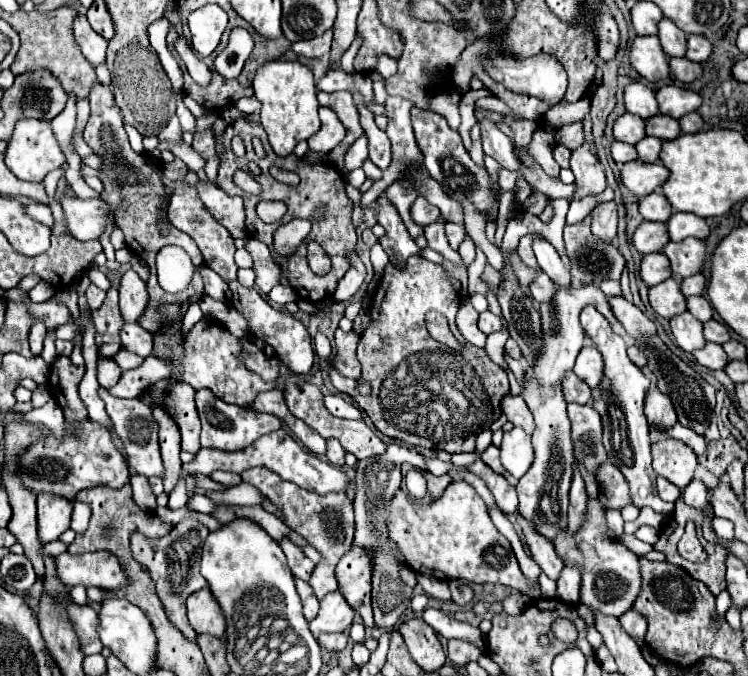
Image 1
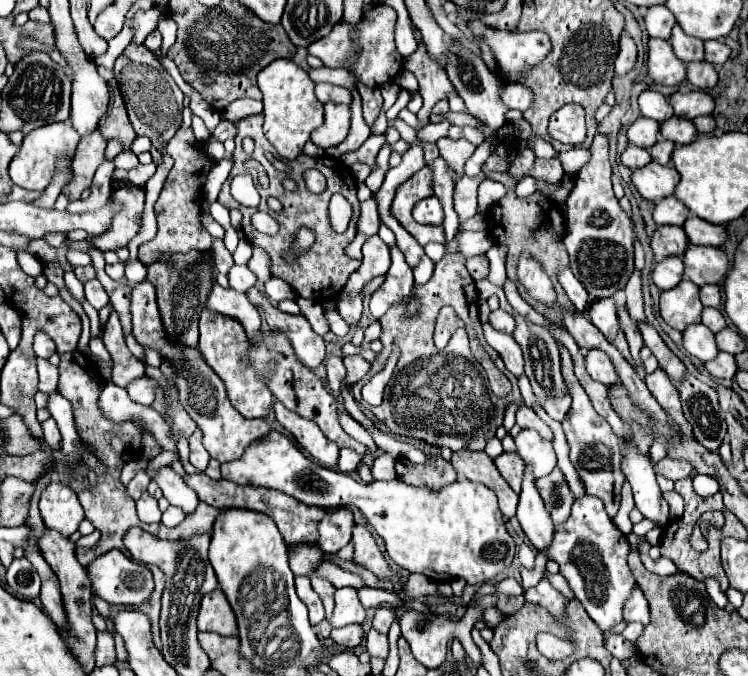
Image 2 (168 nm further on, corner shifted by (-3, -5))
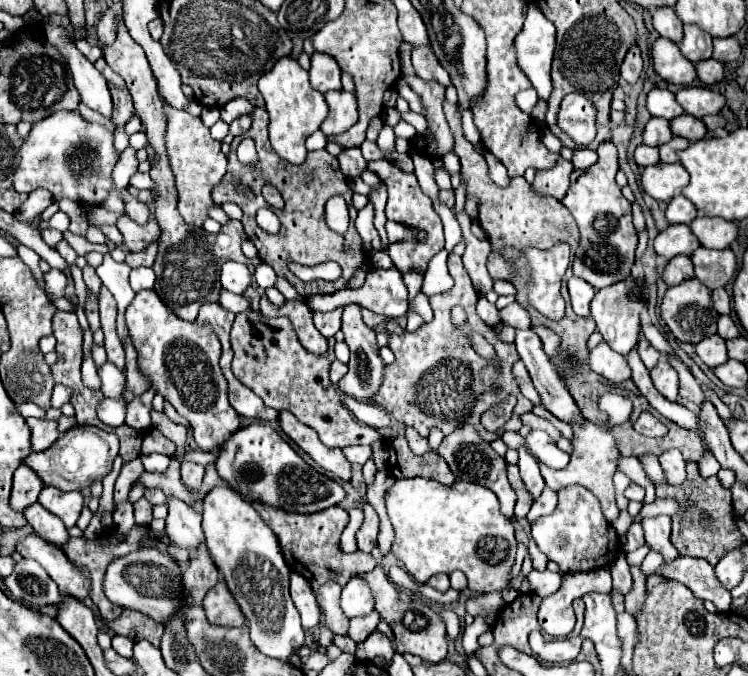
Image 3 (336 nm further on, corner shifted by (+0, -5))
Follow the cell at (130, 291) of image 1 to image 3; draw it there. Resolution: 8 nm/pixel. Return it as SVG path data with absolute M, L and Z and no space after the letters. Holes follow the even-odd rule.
M154 290L138 292L136 298L128 304L126 326L130 330L130 340L138 352L138 370L144 374L150 388L154 388L156 394L160 394L164 400L168 400L176 408L176 412L190 422L192 432L194 432L194 440L204 452L220 450L220 446L232 436L232 432L236 432L240 428L240 416L228 402L226 378L224 378L220 364L218 364L220 354L222 354L222 346L220 346L218 336L212 332L212 328L208 324L198 324L196 320L194 322L180 320L160 300L160 296Z

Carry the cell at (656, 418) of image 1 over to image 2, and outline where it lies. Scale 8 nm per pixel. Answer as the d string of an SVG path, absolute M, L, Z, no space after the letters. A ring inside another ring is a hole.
M655 370L653 374L645 376L645 384L649 388L649 392L653 394L653 398L661 404L663 410L673 410L679 412L681 410L681 402L679 402L679 392L675 390L675 386L669 382L669 376L663 370Z

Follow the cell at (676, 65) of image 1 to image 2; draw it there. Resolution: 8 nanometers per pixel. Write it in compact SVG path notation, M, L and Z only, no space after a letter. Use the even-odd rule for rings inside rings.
M689 62L687 80L695 88L713 88L717 84L717 70L709 62Z

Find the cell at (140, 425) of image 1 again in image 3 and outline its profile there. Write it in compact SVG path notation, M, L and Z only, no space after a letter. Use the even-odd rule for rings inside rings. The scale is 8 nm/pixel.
M168 498L168 518L166 518L166 534L178 546L186 548L190 554L198 550L204 542L204 532L200 528L202 516L184 504L182 500Z

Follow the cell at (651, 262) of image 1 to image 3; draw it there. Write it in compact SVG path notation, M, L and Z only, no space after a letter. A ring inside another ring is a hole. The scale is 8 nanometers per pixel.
M676 256L664 270L664 282L668 286L676 286L688 278L694 278L694 268L690 256Z

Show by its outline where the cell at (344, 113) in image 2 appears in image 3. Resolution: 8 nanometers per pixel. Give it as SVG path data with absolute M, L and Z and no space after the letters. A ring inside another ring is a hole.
M340 90L340 92L326 92L324 94L328 106L330 106L330 114L328 118L322 122L320 130L326 136L332 134L342 134L344 130L348 130L352 124L356 124L358 120L358 110L356 110L356 96L352 92Z

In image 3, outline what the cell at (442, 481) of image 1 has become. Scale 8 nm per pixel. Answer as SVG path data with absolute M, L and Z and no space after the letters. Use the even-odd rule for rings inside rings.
M404 436L398 438L390 438L386 440L388 450L394 452L396 458L388 458L388 470L396 472L396 476L400 478L416 478L416 476L424 476L424 478L432 478L438 480L440 484L450 486L456 476L450 472L448 464L442 460L442 456L428 452L424 456L416 456L410 448Z

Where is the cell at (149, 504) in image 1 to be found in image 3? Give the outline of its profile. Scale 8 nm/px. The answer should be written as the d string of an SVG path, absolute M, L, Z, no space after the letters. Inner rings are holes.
M140 498L134 504L134 518L138 526L148 526L152 522L152 504L146 498Z

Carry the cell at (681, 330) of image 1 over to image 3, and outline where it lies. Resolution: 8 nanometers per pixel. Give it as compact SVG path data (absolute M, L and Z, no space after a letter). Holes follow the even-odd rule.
M708 336L702 342L696 344L696 354L700 356L700 360L710 366L716 368L724 362L728 362L728 352L726 352L726 340L720 336Z

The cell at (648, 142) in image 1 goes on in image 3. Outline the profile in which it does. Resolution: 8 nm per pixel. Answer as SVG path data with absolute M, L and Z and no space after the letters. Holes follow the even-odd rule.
M676 136L670 142L666 142L666 144L660 146L660 160L668 162L668 164L670 162L678 162L678 152L684 150L684 148L688 148L688 146L690 146L690 140L684 140L684 138Z

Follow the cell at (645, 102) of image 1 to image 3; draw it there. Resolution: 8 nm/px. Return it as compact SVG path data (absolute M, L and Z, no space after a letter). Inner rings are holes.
M654 88L648 94L648 110L652 116L660 116L666 120L672 120L684 112L676 102L676 96L670 90L662 90L662 88Z

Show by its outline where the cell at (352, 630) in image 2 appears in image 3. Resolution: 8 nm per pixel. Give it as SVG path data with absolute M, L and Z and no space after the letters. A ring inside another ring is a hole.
M372 610L368 616L352 618L350 620L350 638L354 642L364 642L376 630L378 622L380 622L380 614L376 610Z

